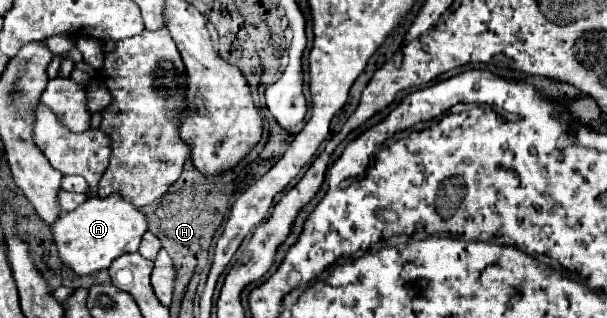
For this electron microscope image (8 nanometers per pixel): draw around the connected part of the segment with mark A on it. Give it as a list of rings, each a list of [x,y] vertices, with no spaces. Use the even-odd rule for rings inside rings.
[[[93,196],[77,210],[63,212],[51,230],[63,264],[67,264],[75,274],[85,276],[109,268],[115,258],[127,252],[137,252],[141,238],[147,232],[147,218],[135,204],[121,196]]]

